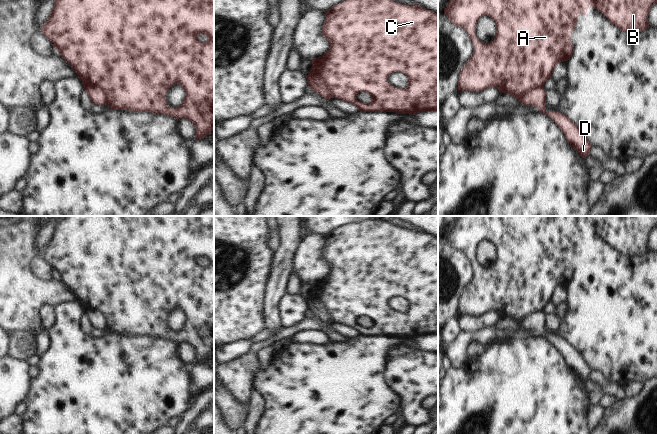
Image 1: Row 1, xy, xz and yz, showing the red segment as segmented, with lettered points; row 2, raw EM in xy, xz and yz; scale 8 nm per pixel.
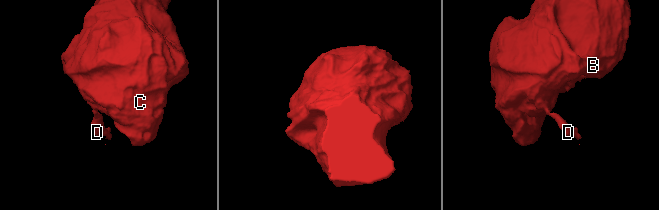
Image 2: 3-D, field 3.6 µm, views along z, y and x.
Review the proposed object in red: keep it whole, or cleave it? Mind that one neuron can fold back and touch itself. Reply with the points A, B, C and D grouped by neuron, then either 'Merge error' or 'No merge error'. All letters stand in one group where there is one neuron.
Groups: A B C / D. Merge error

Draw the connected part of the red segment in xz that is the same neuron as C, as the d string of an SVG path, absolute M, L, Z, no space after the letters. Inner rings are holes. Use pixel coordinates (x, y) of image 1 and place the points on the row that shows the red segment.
M346 0L333 6L325 12L325 22L322 28L322 34L330 42L329 50L312 59L312 67L308 75L318 75L326 84L332 98L337 98L344 102L353 104L360 112L395 112L397 114L414 115L420 112L438 112L438 14L427 10L417 4L407 6L393 0ZM393 72L401 72L408 77L408 85L401 89L388 83L387 78ZM359 92L366 92L372 97L369 103L363 103L357 100Z

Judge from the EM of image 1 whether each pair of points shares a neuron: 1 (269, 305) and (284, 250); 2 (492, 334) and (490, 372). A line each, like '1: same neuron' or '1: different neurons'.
1: same neuron
2: different neurons

